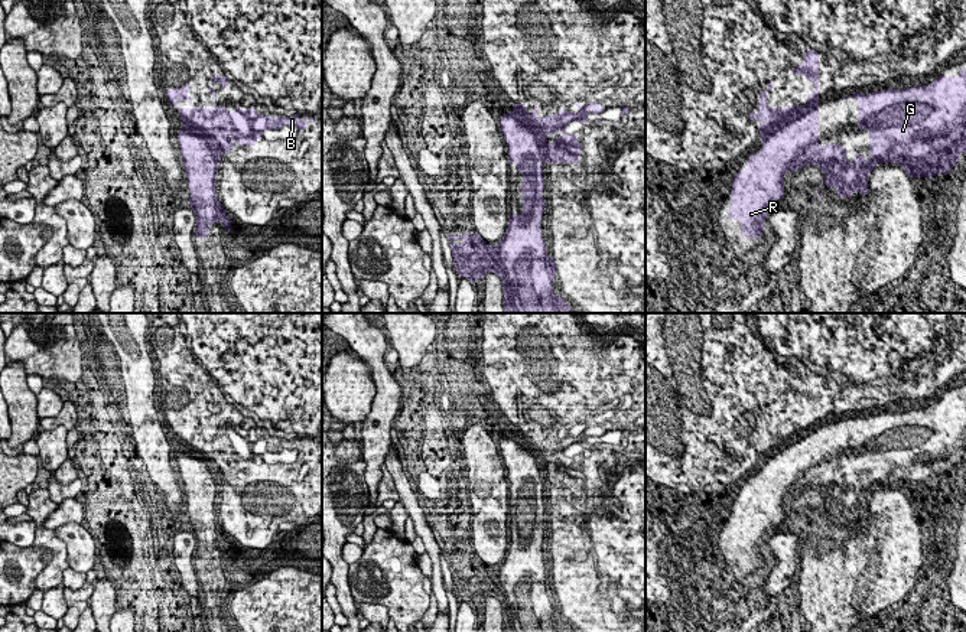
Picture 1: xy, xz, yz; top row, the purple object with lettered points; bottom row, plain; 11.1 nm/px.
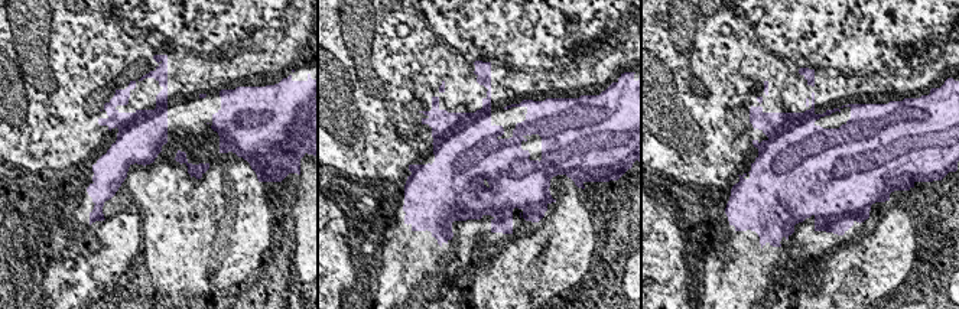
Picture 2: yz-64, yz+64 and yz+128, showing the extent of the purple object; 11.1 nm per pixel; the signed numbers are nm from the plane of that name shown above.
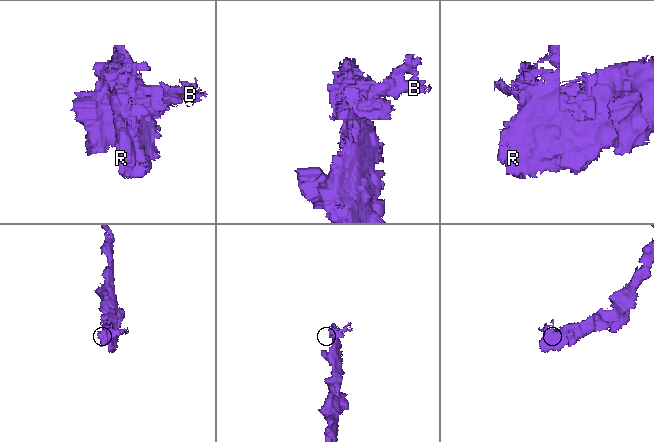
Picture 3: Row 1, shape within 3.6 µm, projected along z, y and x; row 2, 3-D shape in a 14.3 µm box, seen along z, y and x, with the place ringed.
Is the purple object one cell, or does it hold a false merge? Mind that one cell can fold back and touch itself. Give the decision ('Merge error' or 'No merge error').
No merge error

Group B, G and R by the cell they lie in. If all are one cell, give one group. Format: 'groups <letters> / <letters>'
groups B G R

